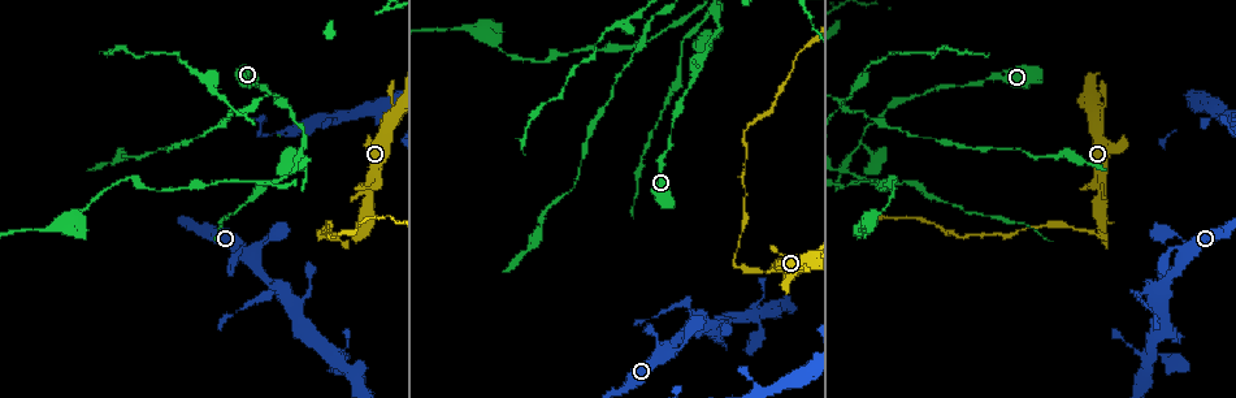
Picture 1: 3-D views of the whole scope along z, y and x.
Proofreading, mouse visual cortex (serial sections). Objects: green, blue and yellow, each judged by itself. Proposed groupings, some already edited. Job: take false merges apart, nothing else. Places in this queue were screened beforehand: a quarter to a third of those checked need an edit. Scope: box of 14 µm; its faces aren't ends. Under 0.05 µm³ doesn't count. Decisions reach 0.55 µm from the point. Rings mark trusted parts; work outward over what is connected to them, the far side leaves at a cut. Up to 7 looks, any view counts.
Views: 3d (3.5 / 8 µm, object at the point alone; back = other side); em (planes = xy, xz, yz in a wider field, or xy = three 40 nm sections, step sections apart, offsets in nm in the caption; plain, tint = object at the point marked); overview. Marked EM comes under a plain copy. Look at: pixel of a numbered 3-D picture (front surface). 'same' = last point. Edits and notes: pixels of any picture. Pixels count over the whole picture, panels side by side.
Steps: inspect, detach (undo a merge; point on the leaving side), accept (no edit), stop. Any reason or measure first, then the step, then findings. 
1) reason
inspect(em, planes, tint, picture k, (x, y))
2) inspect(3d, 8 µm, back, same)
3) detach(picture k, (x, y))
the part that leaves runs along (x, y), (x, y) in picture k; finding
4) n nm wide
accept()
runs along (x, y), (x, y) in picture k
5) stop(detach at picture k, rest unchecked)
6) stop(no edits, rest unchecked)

a narrow waist
inspect(3d, 3.5 µm, picture 1, (784, 267))

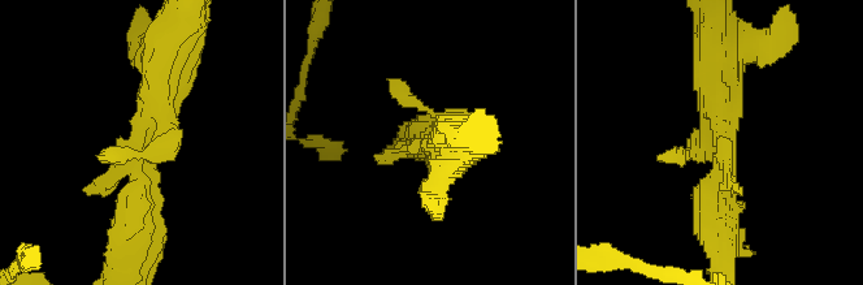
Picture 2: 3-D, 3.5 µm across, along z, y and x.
shape alone is not enough
inspect(em, xy, step 3, tint, picture 2, (142, 150))

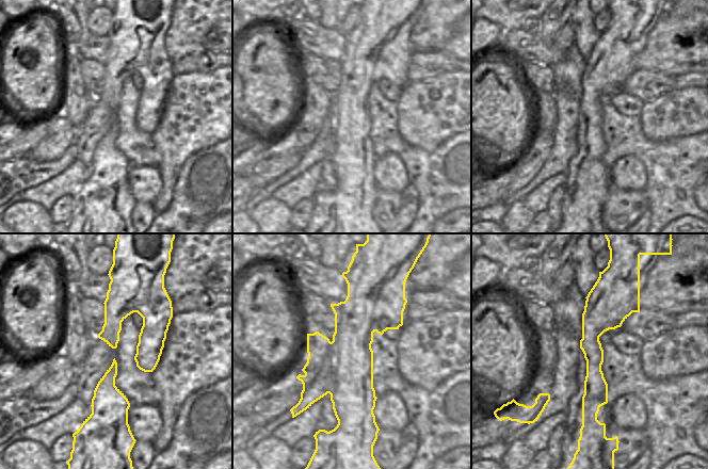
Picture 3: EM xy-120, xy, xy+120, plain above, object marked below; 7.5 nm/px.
480 nm wide
accept()
runs along (156, 69), (133, 233) in picture 2; continuous, no second cell

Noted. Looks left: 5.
inspect(3d, 8 µm, picture 1, (266, 295))

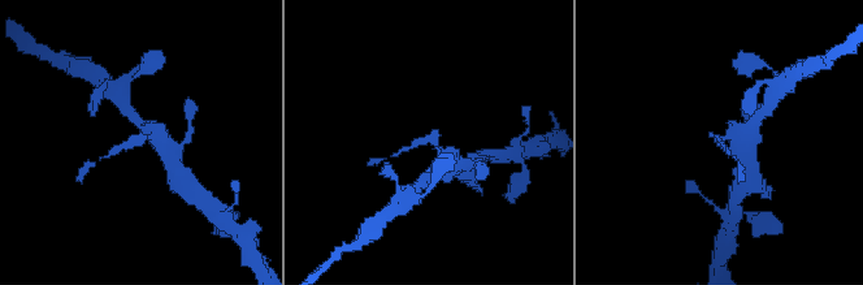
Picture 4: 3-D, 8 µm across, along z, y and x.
inspect(3d, 3.5 µm, picture 4, (140, 140))

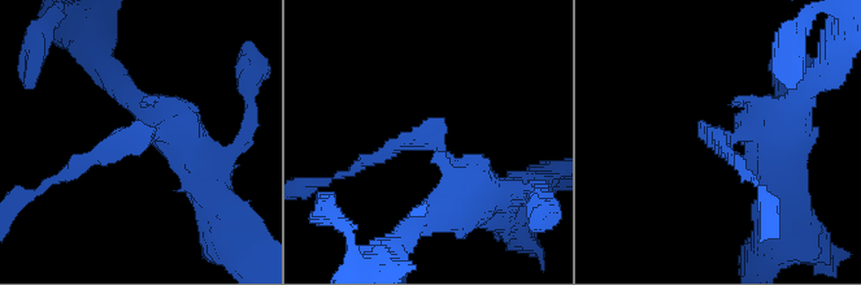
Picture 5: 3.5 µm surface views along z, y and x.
shape alone is not enough
inspect(em, xy, step 1, tint, picture 5, (423, 138))

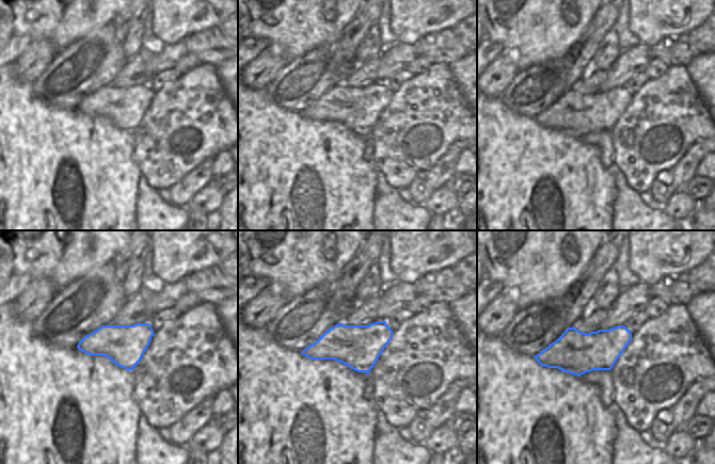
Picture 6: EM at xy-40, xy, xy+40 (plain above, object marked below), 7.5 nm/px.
detach(picture 5, (394, 150))
the part that leaves runs along (439, 149), (407, 138), (335, 176) in picture 5; two cells meet here

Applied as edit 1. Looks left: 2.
stop(detach at picture 5, rest unchecked)

